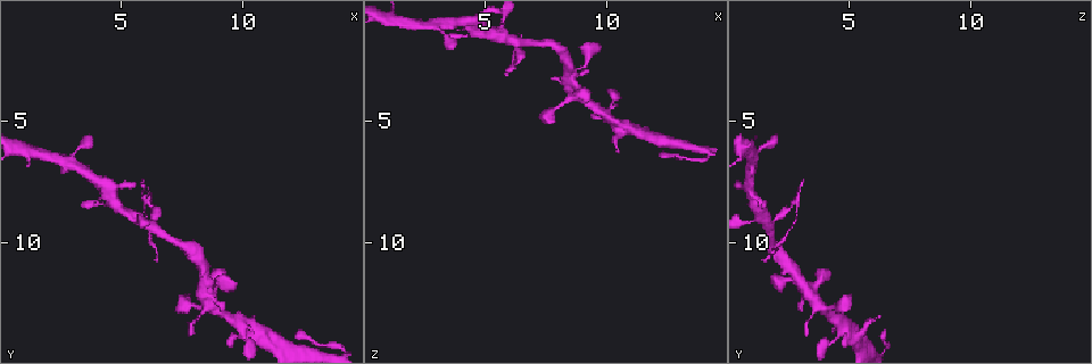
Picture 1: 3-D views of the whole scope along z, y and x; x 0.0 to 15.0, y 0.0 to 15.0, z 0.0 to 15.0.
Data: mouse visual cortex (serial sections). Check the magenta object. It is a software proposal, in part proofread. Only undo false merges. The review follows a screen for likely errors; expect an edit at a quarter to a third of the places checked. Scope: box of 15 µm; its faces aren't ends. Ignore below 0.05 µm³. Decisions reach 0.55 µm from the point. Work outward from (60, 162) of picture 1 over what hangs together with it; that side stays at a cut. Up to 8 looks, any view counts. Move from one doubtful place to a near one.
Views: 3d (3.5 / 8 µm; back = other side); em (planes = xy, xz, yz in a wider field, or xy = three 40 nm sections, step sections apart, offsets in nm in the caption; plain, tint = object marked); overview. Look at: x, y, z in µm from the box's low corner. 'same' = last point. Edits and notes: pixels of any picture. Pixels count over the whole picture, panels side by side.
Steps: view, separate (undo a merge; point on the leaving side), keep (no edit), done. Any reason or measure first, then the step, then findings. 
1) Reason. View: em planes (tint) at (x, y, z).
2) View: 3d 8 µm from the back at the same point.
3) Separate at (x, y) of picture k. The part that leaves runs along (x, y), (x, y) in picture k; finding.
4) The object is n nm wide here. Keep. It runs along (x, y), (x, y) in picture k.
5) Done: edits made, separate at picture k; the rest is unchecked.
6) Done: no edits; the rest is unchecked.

Thick turns thin. View: 3d 3.5 µm at (6.2, 8.5, 2.7).

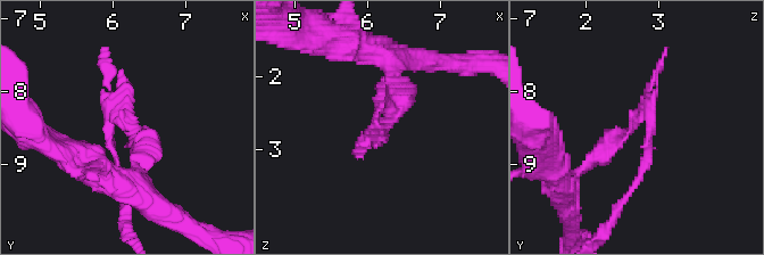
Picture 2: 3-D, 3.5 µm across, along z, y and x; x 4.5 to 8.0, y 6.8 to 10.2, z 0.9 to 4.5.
View: em xy step 5 (tint) at (6.15, 8.40, 2.65).

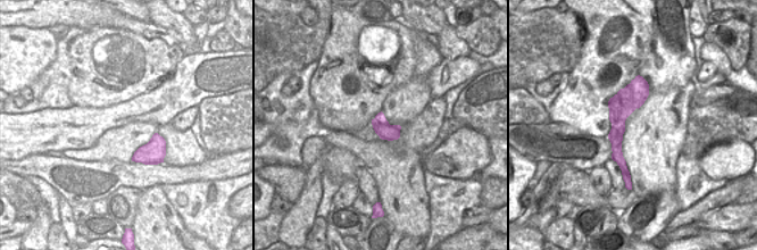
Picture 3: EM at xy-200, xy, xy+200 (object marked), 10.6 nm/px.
View: em xy step 3 (tint) at the same point.

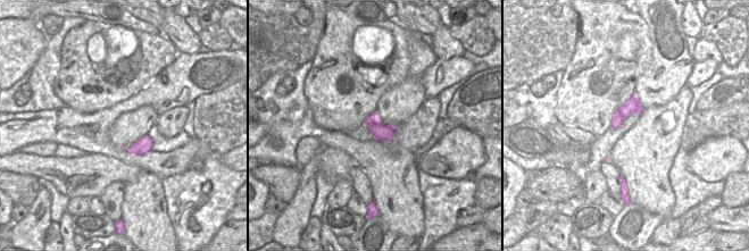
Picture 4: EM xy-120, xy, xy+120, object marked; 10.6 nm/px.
Separate at (121, 93) of picture 2. The part that leaves runs along (630, 129), (650, 118), (648, 159), (630, 191) in picture 2; two cells meet here.

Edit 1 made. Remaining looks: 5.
Sudden change in width. View: 3d 3.5 µm at (10.2, 14.4, 3.9).

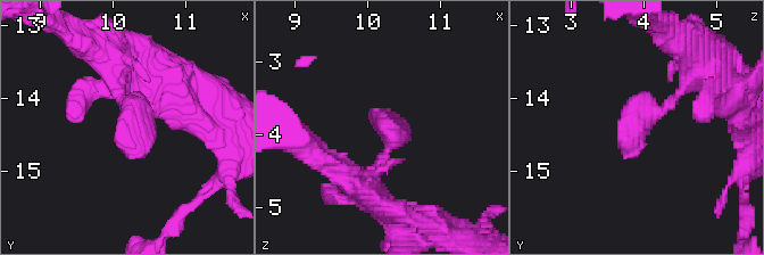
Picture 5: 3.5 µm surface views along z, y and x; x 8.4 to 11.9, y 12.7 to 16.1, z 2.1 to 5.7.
View: em xy step 5 (tint) at (10.30, 14.35, 3.90).

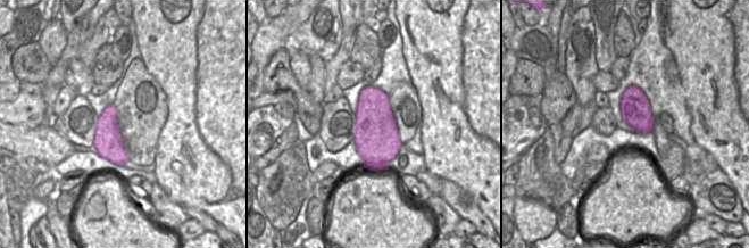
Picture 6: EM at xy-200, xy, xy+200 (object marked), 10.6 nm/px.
Keep. It runs along (691, 80), (645, 112), (624, 157) in picture 5; all the same cell.

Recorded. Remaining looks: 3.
View: 3d 3.5 µm at (14.2, 14.3, 6.6).

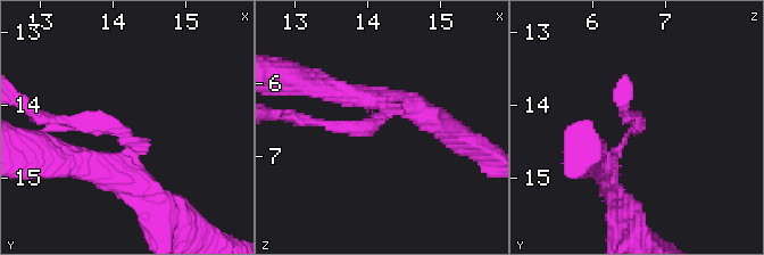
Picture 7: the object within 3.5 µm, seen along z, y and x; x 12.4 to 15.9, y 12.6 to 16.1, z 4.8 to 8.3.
The arms are 150, 300 nm wide; now the EM. View: em xy step 5 (tint) at (14.10, 14.40, 6.50).

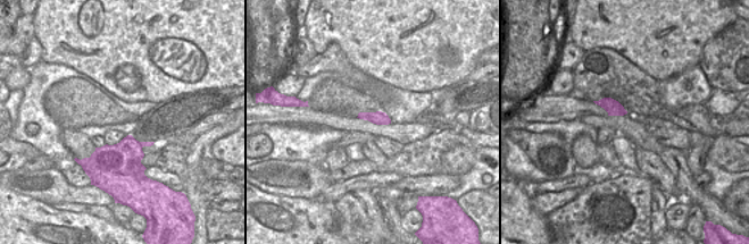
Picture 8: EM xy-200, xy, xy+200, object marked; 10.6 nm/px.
The object is 140 nm wide here. Keep. It runs along (84, 167), (111, 167), (130, 140), (52, 118) in picture 7; one cell here.

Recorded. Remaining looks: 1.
Done: edits made, separate at picture 2; the rest is unchecked.

